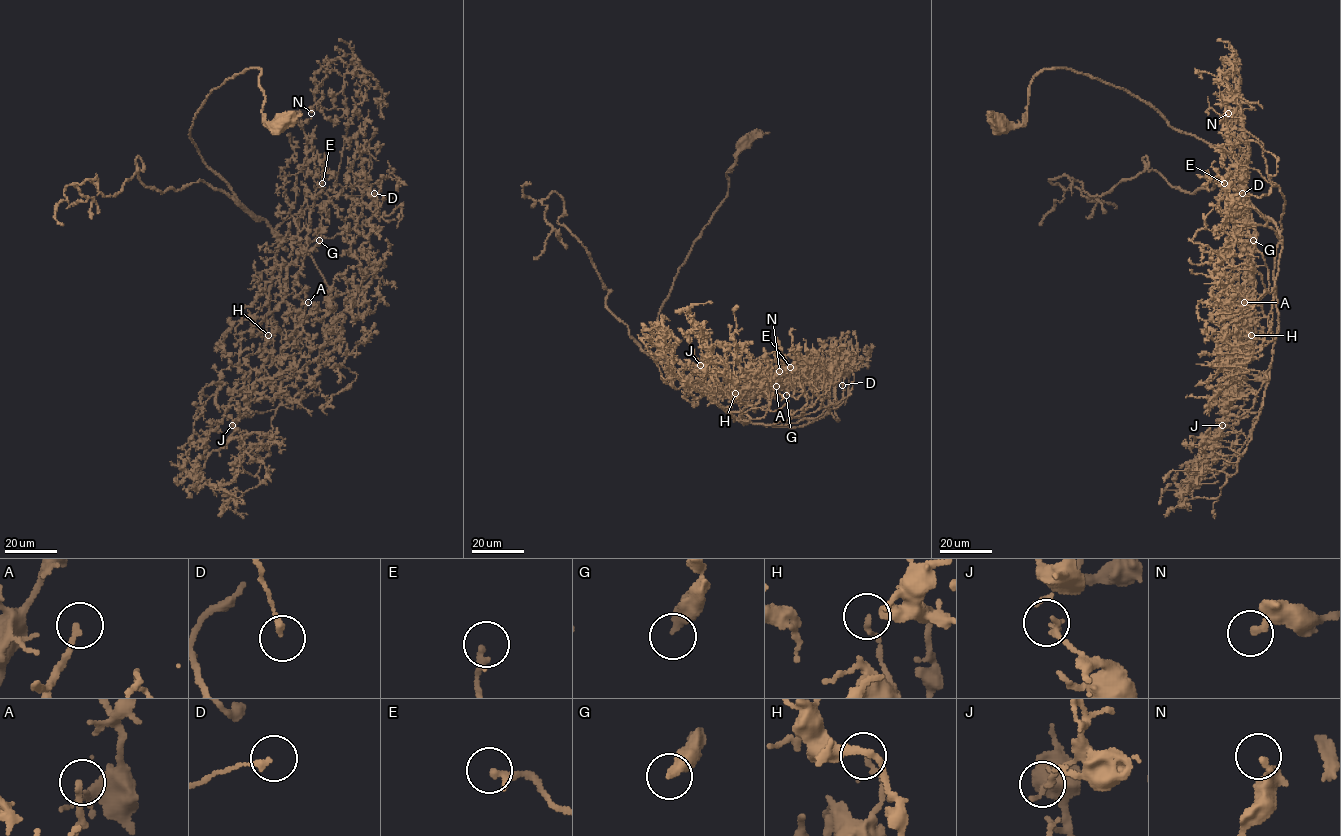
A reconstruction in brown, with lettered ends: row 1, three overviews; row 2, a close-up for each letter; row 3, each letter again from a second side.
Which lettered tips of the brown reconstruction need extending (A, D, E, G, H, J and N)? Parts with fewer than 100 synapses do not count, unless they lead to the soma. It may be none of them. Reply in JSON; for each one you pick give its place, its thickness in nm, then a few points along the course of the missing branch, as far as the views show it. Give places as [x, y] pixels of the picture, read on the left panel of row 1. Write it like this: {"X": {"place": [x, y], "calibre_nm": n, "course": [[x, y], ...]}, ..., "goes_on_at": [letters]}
{"A": {"place": [308, 302], "calibre_nm": 200, "course": [[308, 302], [321, 288], [324, 264], [339, 251], [341, 242], [333, 240]]}, "goes_on_at": ["A"]}

